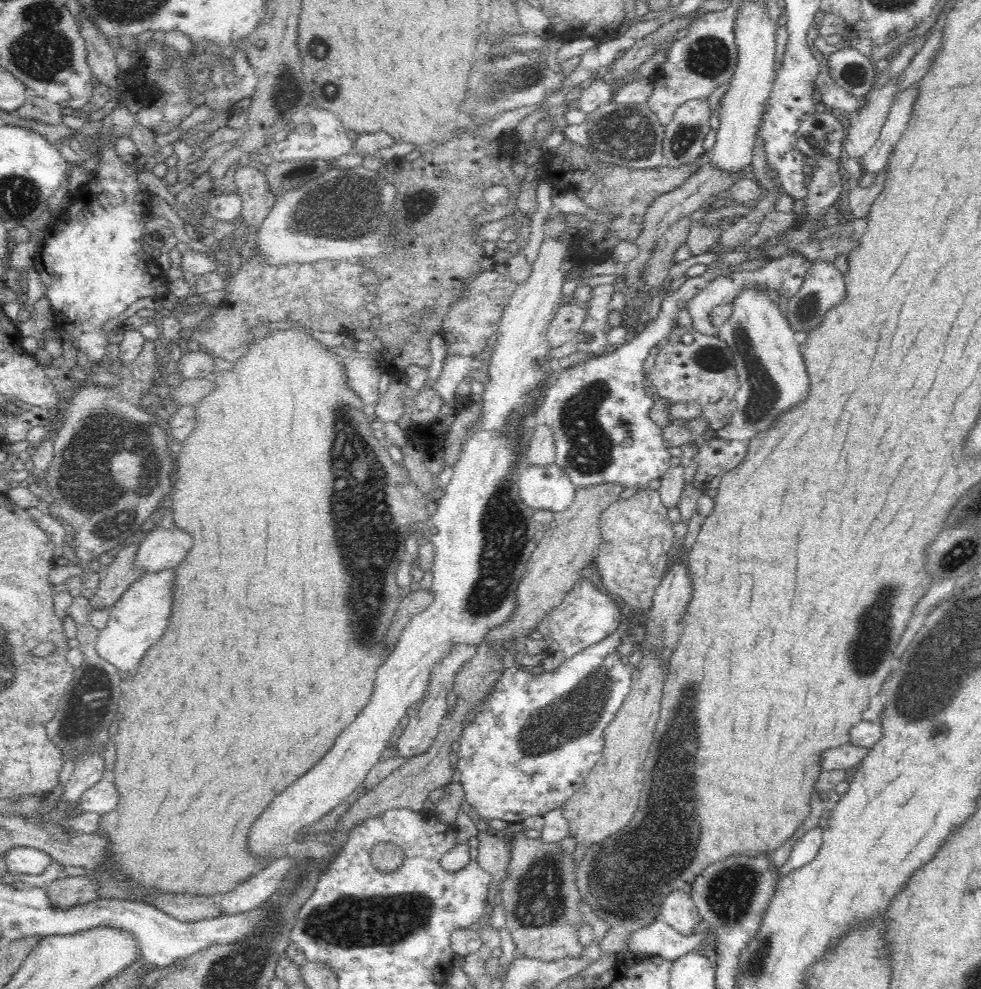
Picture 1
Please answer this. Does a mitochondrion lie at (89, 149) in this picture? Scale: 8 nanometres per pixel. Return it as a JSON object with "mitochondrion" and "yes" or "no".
{"mitochondrion":"no"}

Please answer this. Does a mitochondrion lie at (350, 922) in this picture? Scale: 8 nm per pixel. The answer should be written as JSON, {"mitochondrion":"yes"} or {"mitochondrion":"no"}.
{"mitochondrion":"yes"}

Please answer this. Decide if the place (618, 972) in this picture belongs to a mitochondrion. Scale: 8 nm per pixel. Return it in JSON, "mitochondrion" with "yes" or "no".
{"mitochondrion":"no"}

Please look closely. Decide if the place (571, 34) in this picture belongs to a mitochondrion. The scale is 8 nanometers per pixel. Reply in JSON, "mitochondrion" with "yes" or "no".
{"mitochondrion":"no"}

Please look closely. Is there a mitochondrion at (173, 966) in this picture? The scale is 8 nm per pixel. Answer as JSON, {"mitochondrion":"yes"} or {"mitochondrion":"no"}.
{"mitochondrion":"no"}

